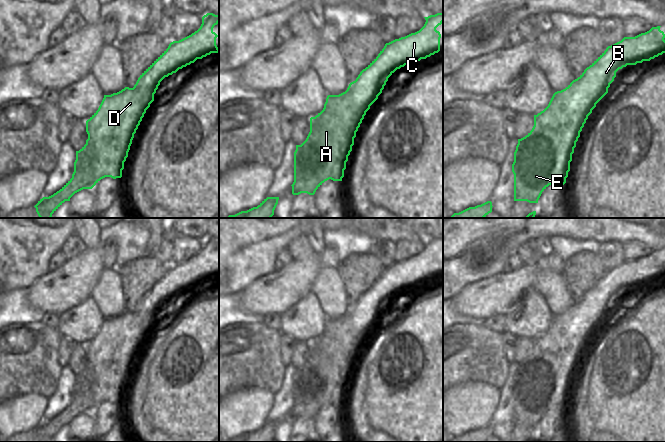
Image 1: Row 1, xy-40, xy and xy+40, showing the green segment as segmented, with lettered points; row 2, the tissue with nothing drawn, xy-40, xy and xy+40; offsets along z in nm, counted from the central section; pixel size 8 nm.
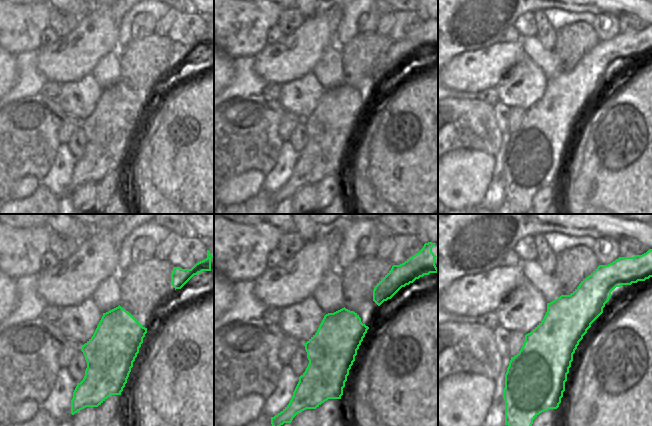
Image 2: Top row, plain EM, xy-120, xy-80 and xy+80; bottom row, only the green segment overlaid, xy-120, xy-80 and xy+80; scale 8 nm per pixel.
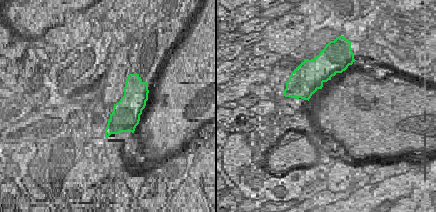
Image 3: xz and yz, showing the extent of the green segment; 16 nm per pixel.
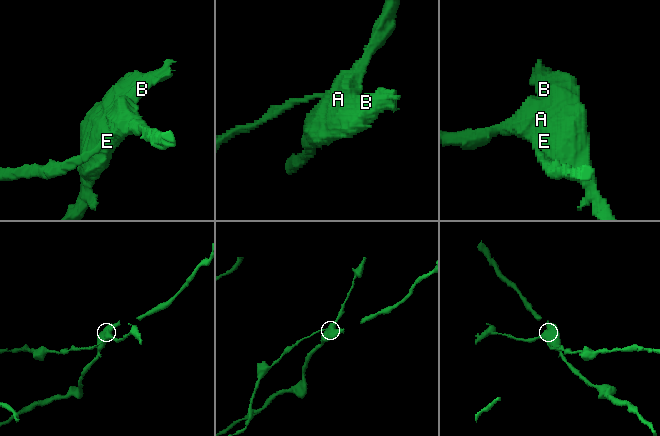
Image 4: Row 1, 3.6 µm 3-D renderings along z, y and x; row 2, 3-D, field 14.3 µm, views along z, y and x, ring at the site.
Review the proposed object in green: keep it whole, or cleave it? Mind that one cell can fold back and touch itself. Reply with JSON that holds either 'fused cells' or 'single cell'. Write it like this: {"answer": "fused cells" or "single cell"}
{"answer": "fused cells"}

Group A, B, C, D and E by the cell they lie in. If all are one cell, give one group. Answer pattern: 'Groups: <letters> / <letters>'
Groups: A B C E / D.

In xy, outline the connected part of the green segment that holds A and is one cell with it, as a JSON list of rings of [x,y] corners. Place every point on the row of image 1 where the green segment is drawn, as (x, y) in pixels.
[[[443,13],[424,18],[426,22],[419,31],[386,43],[378,56],[360,72],[355,81],[349,84],[346,90],[350,94],[349,109],[345,109],[339,117],[321,111],[310,118],[310,132],[301,145],[296,145],[294,152],[294,182],[291,185],[293,195],[301,193],[314,195],[327,180],[342,181],[350,155],[345,146],[349,141],[354,141],[366,112],[382,93],[388,78],[397,69],[426,59],[440,51],[441,34],[436,28],[443,23]]]

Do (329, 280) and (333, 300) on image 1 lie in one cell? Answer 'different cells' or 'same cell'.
same cell

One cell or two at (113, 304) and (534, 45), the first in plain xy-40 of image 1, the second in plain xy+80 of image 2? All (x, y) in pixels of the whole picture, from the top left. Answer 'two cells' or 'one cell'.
one cell

